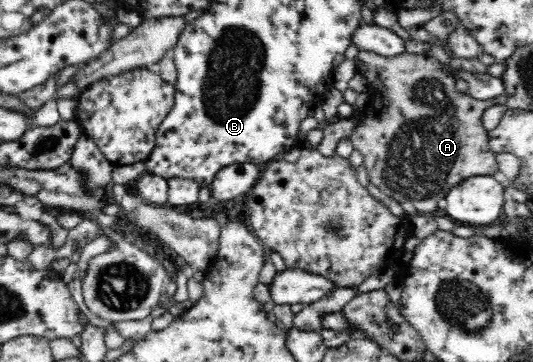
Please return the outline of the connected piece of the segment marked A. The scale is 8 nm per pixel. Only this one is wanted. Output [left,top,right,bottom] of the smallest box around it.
[350,50,507,213]

